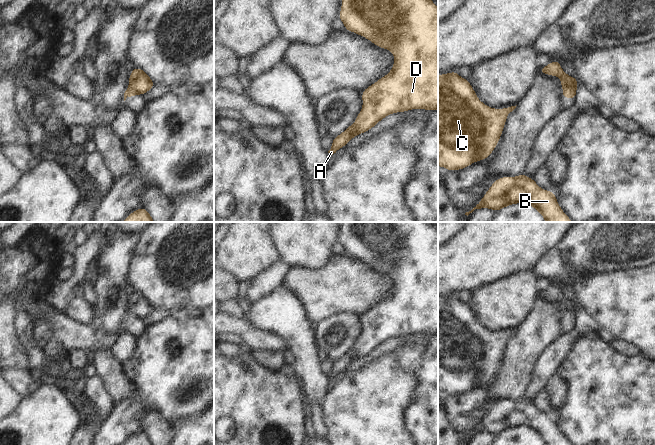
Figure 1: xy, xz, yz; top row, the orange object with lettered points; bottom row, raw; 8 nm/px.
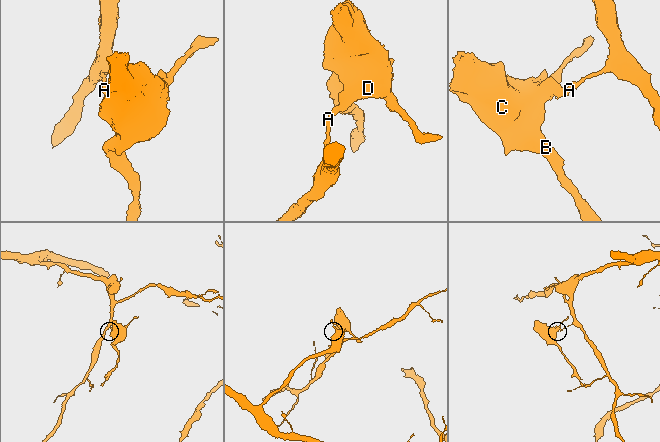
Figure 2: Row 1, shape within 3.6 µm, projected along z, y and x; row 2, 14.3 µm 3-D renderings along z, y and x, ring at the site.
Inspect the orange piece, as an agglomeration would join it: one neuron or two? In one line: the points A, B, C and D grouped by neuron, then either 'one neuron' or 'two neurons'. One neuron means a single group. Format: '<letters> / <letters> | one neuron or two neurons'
A / B C D | two neurons

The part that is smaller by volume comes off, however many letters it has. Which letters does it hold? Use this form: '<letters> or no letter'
B, C, D

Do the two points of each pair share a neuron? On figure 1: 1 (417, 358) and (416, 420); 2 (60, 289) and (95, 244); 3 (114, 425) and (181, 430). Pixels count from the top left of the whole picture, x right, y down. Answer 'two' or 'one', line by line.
1: one
2: one
3: two

